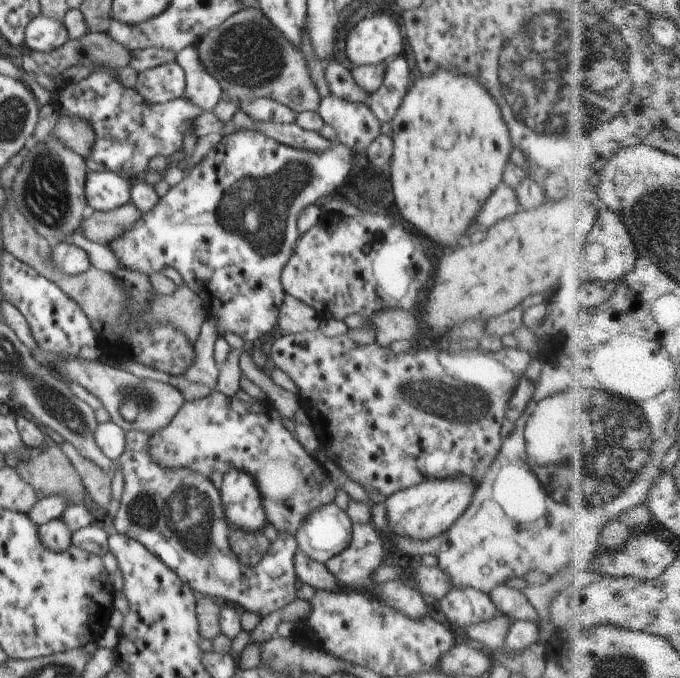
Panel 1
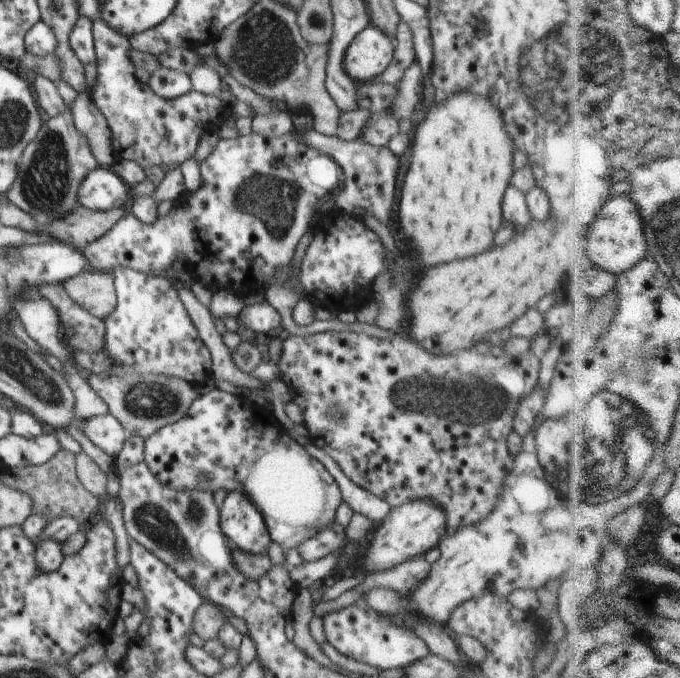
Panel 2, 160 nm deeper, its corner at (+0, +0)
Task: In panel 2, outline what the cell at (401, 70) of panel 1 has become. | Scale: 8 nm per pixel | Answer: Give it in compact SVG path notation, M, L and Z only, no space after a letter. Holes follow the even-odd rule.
M414 61L405 71L400 82L400 90L395 98L395 101L390 106L390 110L393 112L393 117L398 120L410 116L415 112L420 105L420 92L422 90L420 86L421 66L419 62Z

